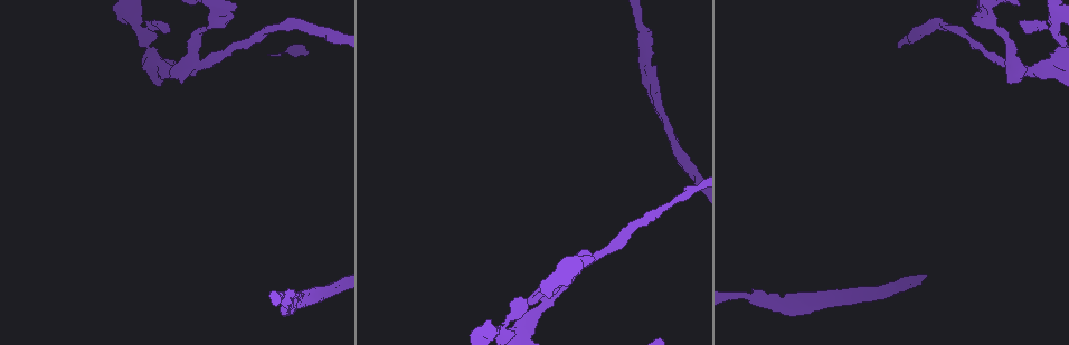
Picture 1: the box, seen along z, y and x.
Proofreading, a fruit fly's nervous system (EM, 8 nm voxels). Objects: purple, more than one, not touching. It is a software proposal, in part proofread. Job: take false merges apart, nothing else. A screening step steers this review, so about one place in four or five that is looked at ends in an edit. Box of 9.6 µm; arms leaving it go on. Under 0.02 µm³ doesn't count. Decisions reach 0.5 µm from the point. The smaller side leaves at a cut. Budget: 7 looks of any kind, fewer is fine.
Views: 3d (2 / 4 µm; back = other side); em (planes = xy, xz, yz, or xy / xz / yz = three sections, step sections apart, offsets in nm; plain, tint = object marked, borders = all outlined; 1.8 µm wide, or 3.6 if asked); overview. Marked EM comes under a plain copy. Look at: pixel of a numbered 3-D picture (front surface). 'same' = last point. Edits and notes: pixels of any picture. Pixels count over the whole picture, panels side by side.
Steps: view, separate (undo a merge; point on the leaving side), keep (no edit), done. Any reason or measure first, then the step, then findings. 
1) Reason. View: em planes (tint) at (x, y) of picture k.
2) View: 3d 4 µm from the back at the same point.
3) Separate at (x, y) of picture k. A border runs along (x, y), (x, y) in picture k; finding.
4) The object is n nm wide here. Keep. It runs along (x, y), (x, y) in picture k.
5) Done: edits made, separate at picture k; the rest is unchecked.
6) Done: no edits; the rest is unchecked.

Thin neck. View: 3d 4 µm from the back at (990, 14) of picture 1.

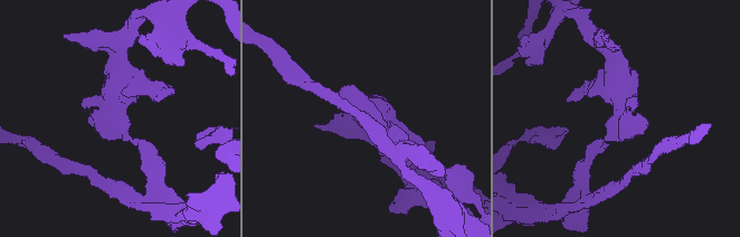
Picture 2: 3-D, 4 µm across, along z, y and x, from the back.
View: em 3.6 µm planes (borders) at (370, 114) of picture 2.

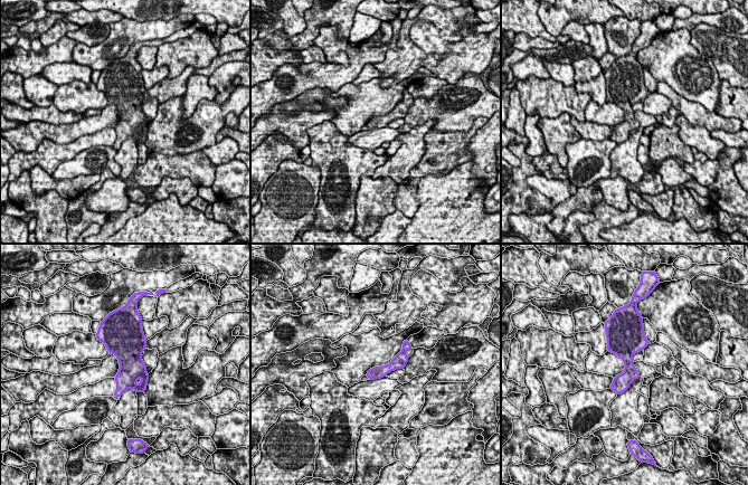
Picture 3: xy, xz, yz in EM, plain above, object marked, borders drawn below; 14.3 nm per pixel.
Keep. All the same neuron.

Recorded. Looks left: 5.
View: 3d 4 µm at (136, 27) of picture 1.

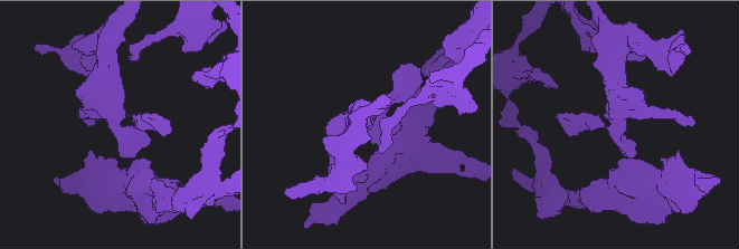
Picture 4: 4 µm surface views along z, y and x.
3 arms meet here; the arms are 170, 280, 400 nm wide. View: em 3.6 µm xz step 16 (tint) at (118, 125) of picture 4.

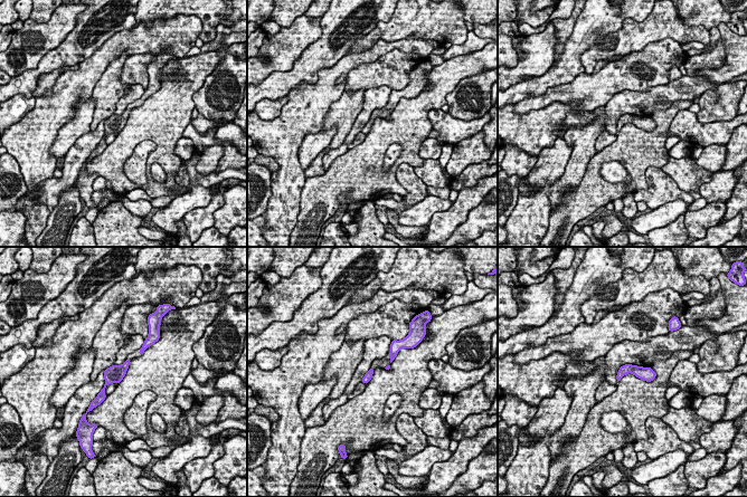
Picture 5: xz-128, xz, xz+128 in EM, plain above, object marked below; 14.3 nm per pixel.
Keep. One neuron here.

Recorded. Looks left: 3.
A fork. View: 3d 4 µm at (793, 309) of picture 1.

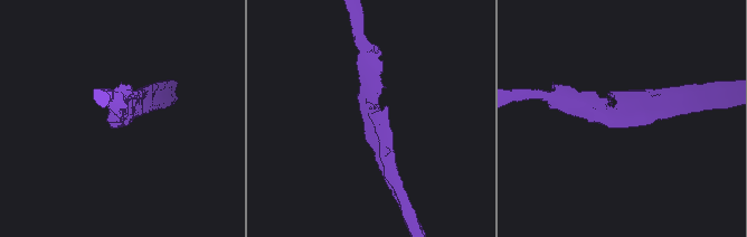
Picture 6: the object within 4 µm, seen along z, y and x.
View: em planes (tint) at (373, 119) of picture 6.

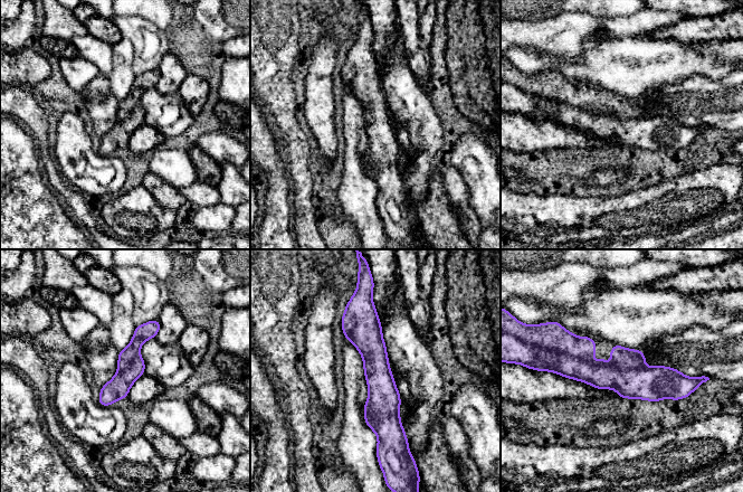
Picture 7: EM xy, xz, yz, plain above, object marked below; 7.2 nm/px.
Separate at (552, 336) of picture 7. A border runs along (552, 350), (590, 360) in picture 7; a second neuron is stuck on.

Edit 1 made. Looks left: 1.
Done: edits made, separate at picture 7; the rest is unchecked.

